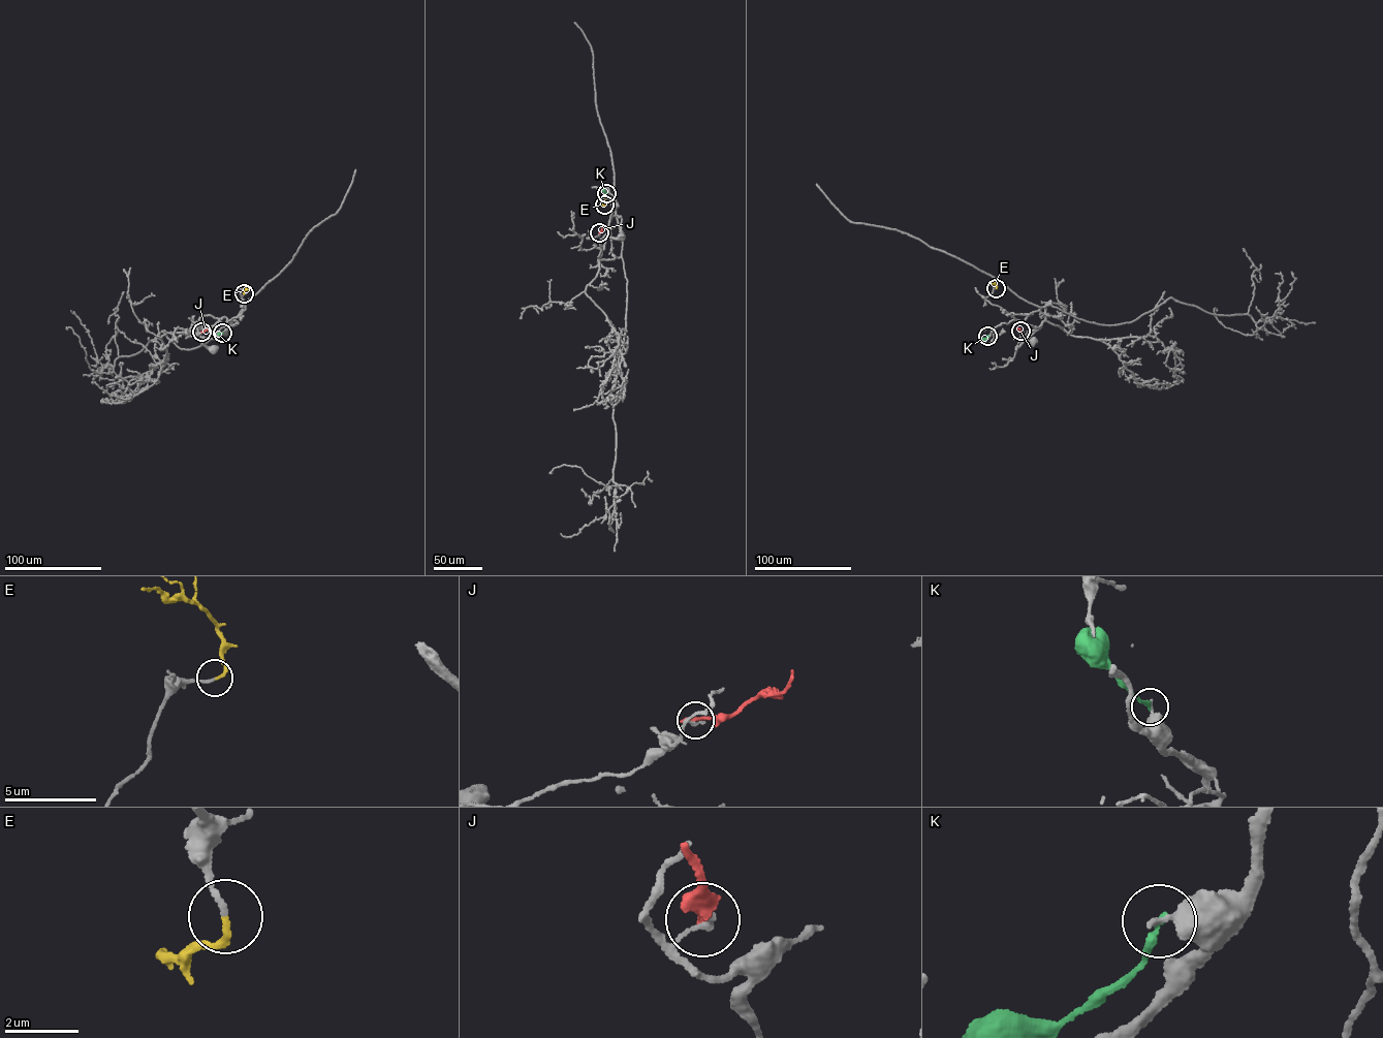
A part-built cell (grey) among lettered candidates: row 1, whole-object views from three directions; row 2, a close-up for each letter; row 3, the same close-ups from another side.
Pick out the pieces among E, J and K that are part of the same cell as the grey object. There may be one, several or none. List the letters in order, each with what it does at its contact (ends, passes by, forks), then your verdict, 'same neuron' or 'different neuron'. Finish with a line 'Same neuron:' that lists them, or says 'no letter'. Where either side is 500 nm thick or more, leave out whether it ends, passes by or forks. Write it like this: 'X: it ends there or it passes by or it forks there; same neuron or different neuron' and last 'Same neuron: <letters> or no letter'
E: it ends there; same neuron
J: it ends there; different neuron
K: it ends there; different neuron
Same neuron: E

